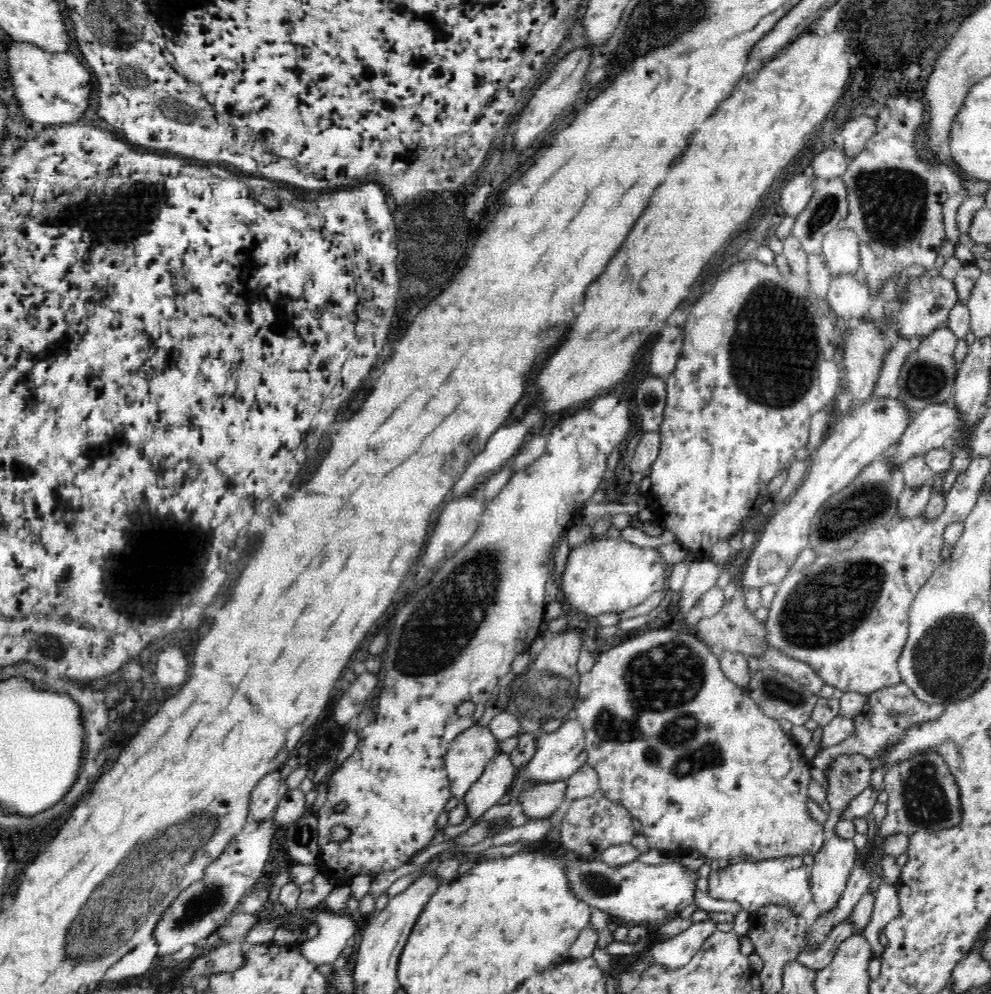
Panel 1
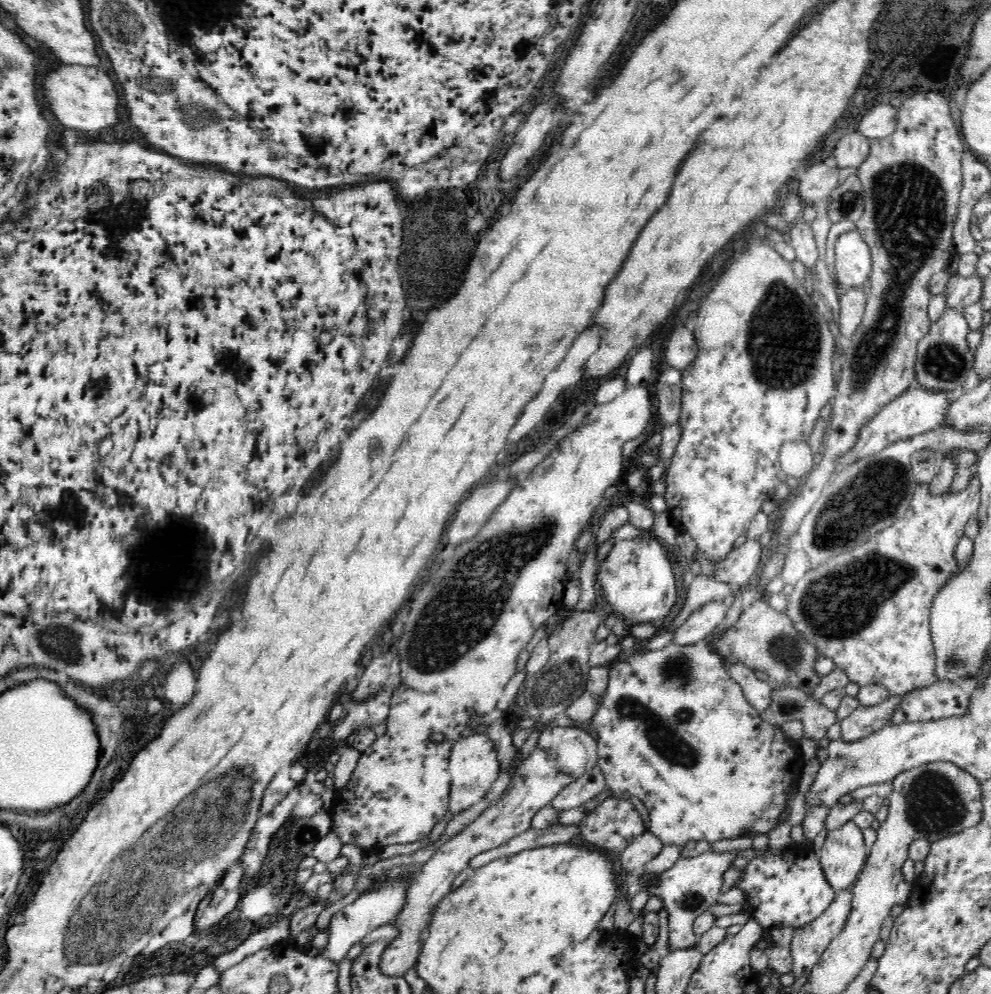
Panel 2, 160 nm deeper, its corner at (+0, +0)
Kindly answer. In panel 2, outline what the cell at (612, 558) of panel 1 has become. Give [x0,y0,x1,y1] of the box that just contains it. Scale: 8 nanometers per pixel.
[596,535,676,623]

